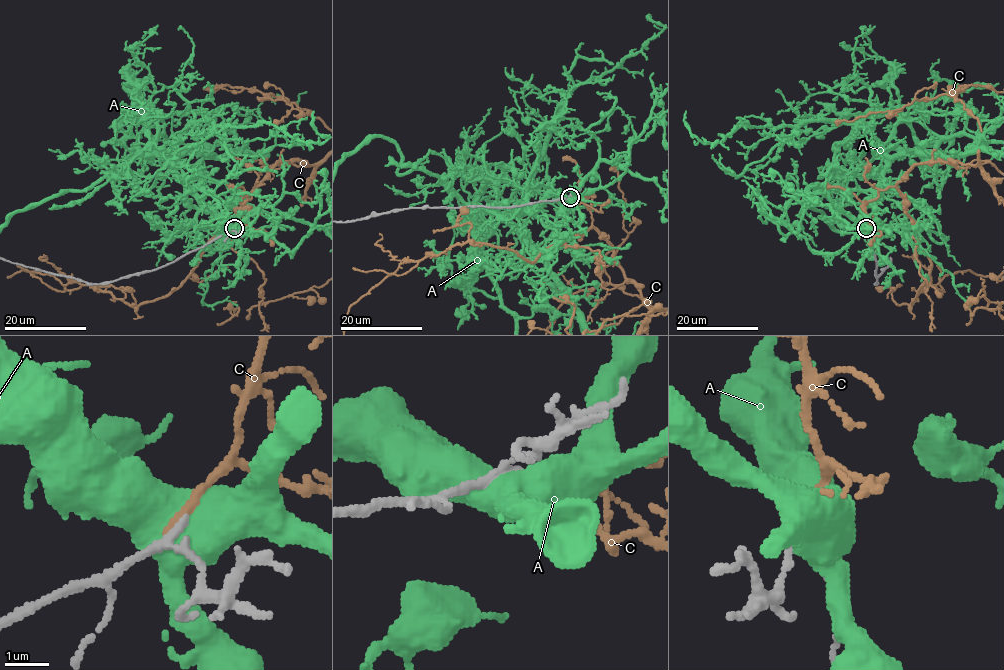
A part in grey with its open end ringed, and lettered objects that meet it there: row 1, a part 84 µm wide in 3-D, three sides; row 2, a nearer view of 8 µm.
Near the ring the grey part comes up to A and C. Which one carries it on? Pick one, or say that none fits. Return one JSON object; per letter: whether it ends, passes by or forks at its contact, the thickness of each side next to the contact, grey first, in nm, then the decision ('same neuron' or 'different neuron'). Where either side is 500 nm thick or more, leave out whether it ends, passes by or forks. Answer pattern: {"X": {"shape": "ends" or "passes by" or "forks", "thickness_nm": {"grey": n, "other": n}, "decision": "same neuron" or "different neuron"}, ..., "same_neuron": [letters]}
{"A": {"thickness_nm": {"grey": 190, "other": 550}, "decision": "different neuron"}, "C": {"shape": "ends", "thickness_nm": {"grey": 180, "other": 180}, "decision": "different neuron"}, "same_neuron": []}

